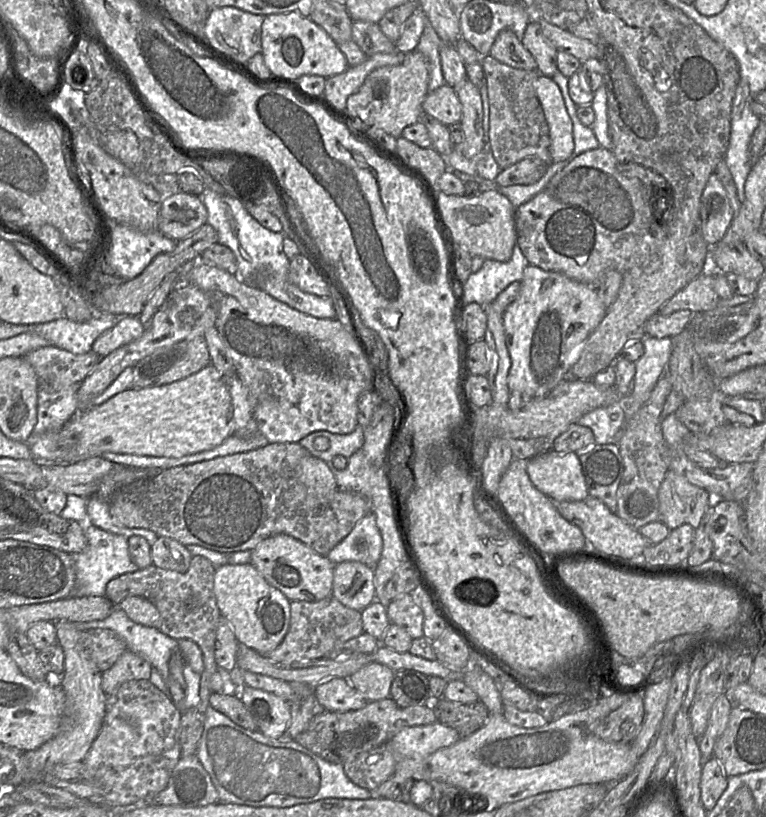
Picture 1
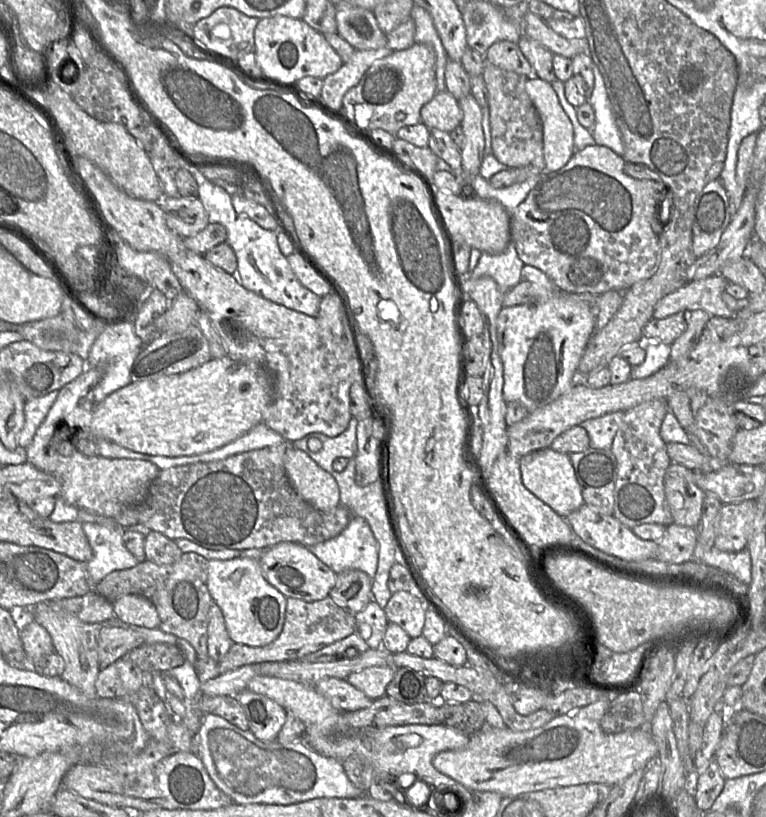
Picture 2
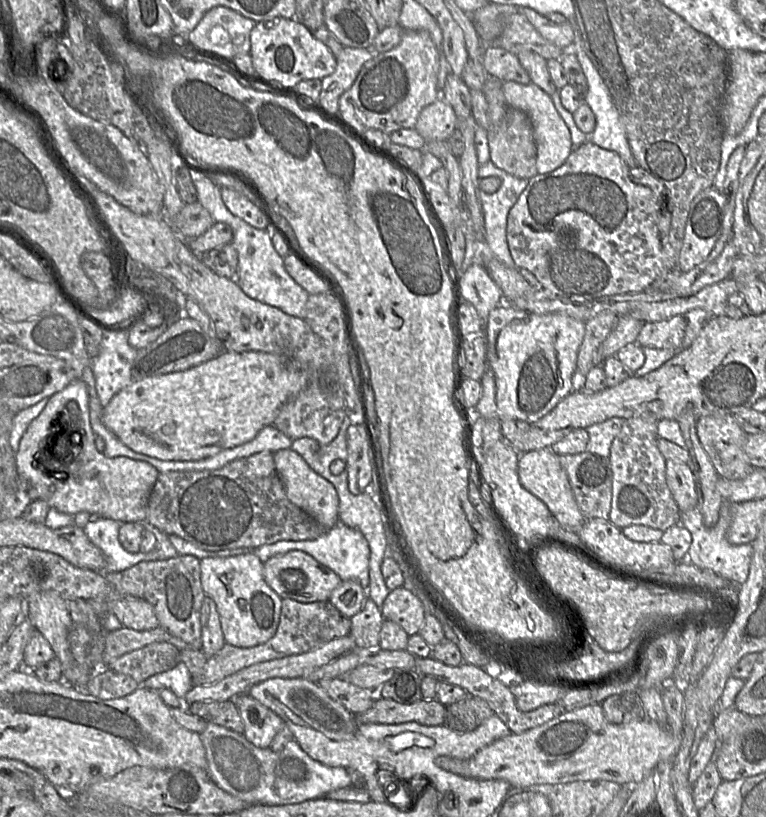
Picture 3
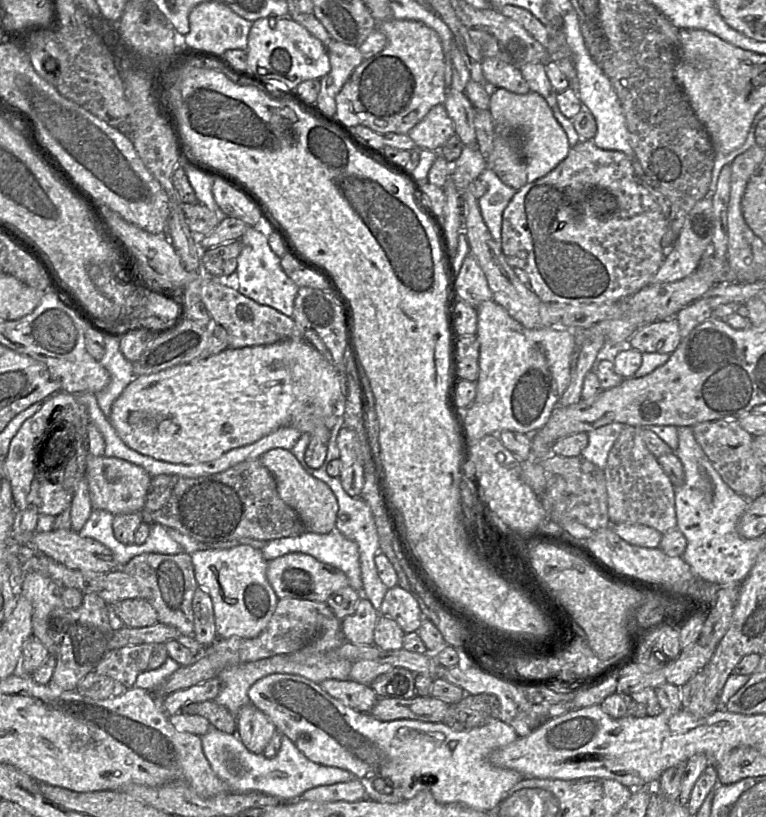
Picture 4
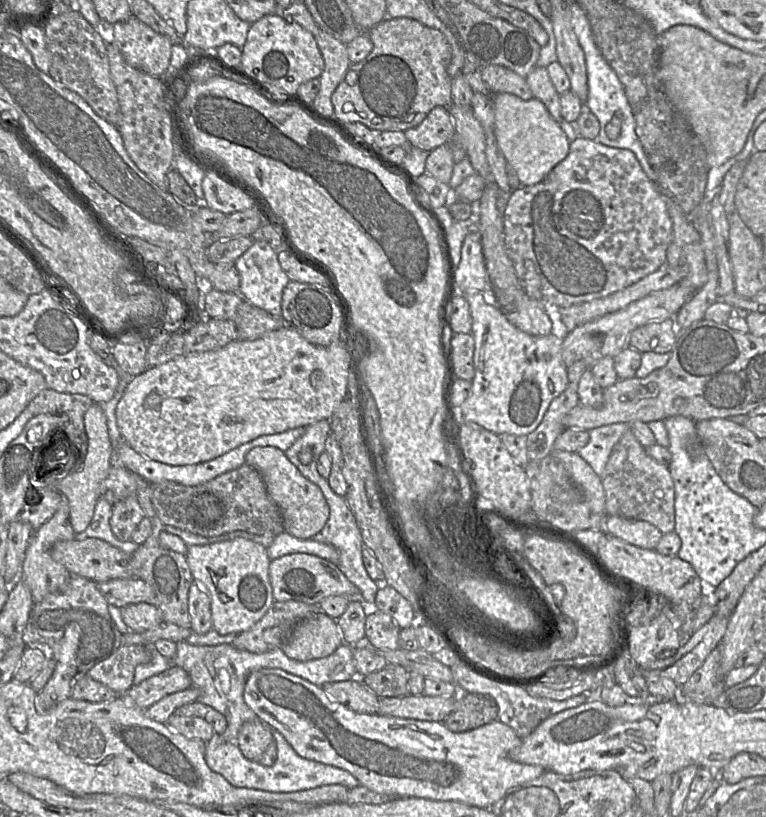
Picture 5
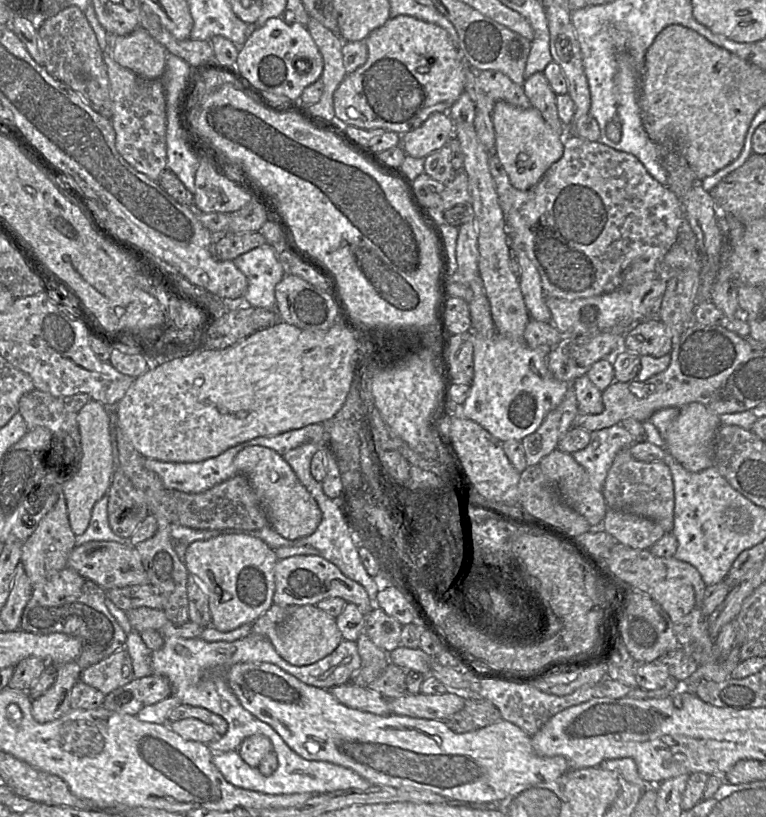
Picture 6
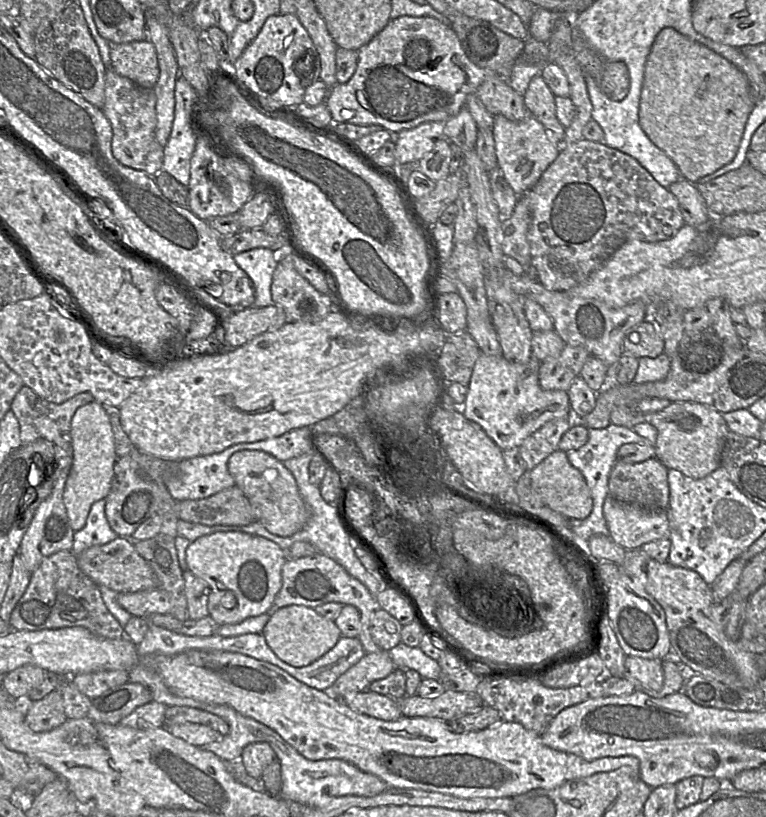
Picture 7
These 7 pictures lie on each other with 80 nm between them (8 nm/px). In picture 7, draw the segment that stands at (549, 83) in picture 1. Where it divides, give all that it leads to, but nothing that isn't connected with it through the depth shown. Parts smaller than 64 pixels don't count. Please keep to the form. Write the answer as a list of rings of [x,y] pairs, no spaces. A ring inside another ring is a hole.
[[[496,115],[492,131],[497,166],[502,170],[512,190],[521,196],[537,183],[543,172],[554,162],[560,152],[560,146],[549,139],[543,125],[531,115],[521,121],[512,121],[502,115]]]

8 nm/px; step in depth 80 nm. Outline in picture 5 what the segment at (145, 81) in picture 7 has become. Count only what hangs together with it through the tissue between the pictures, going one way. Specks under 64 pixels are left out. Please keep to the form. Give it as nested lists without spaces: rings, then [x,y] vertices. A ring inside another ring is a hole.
[[[134,15],[113,25],[113,43],[125,61],[154,77],[162,77],[170,62],[172,43]]]

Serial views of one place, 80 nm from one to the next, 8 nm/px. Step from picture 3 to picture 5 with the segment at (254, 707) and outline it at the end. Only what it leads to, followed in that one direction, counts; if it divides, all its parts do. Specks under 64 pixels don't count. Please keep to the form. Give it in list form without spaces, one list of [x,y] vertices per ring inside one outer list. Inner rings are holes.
[[[256,719],[242,725],[236,743],[245,758],[258,761],[273,741],[271,727]]]

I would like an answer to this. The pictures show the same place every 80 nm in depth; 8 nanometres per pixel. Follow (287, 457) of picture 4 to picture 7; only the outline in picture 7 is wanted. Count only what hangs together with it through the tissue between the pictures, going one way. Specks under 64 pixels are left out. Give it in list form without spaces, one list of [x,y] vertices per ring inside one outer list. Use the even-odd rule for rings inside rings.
[[[240,450],[233,453],[227,469],[237,486],[248,499],[254,513],[255,521],[260,522],[270,533],[281,537],[288,537],[300,531],[311,517],[309,505],[301,497],[295,478],[283,463],[270,454],[260,450]]]

